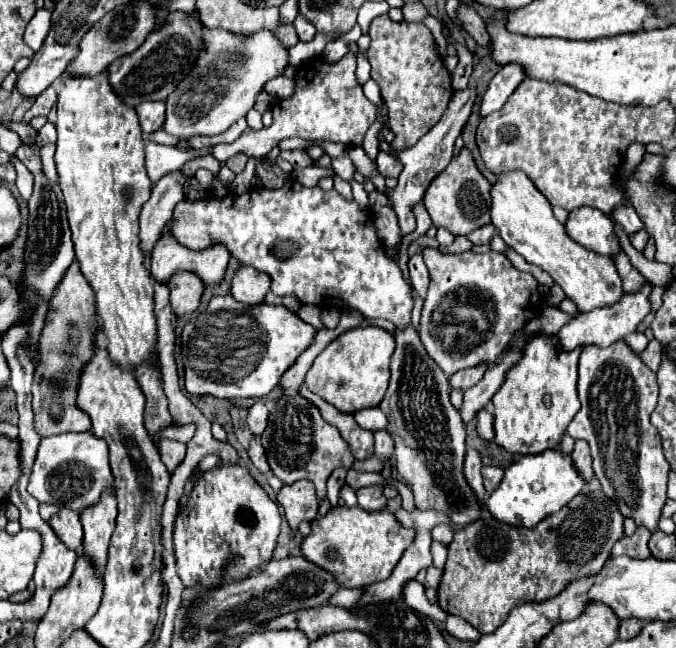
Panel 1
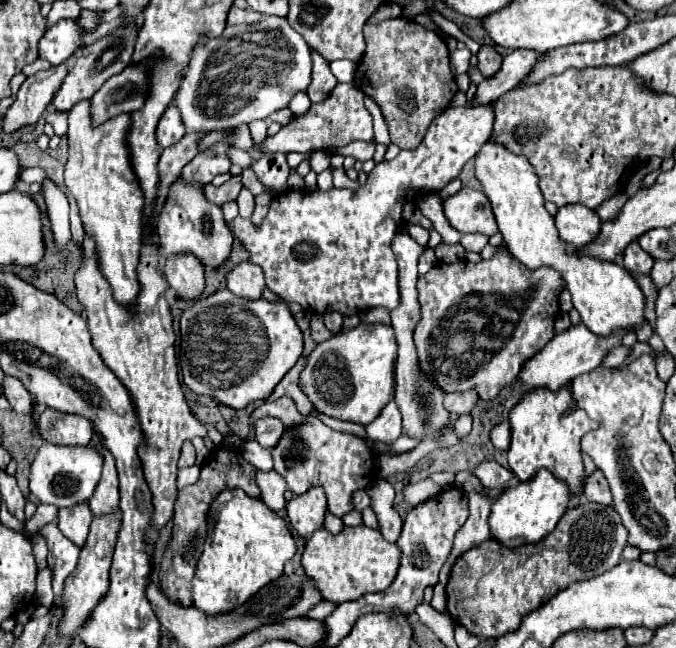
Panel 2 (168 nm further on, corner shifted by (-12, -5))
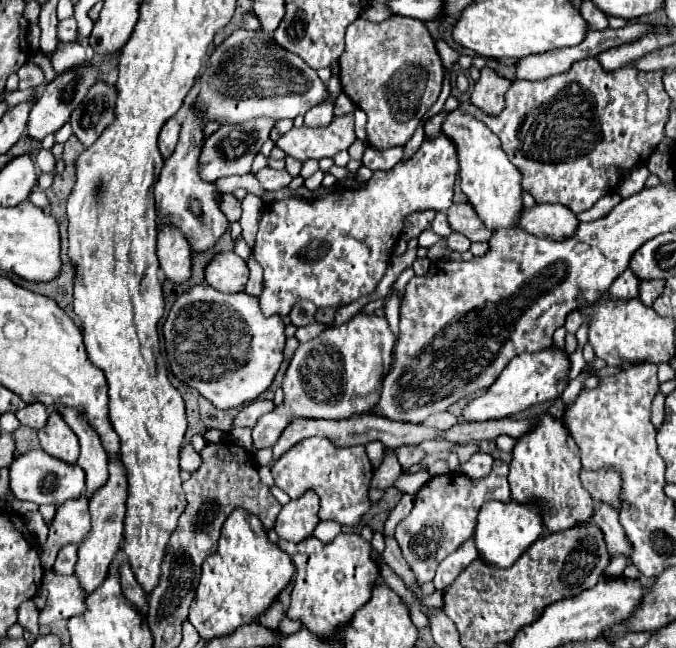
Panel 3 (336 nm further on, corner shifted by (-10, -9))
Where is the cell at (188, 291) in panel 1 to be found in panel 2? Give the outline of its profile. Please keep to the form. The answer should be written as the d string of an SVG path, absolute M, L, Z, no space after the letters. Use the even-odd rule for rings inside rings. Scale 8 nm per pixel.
M176 254L176 258L166 258L164 274L166 274L170 288L174 288L176 294L184 300L194 300L204 290L204 266L194 254Z

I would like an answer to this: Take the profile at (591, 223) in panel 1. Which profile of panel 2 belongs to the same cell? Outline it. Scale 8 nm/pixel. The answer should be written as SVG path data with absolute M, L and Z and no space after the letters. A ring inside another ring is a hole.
M562 206L554 216L560 238L570 246L586 246L600 232L600 218L586 206Z

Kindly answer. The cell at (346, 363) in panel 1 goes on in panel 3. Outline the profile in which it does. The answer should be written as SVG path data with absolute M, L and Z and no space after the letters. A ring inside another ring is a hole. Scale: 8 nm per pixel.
M356 314L342 326L326 328L318 338L304 342L292 356L284 376L284 406L258 418L252 428L254 446L272 448L286 424L296 416L344 420L350 416L368 414L380 400L382 380L388 372L388 354L394 348L394 334L386 318L376 314Z

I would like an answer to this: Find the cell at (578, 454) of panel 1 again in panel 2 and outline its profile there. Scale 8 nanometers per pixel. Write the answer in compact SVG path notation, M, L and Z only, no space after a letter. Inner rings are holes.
M596 470L592 476L586 478L584 482L584 496L596 504L604 504L604 506L612 506L612 494L608 488L608 480L604 478L604 474L600 470Z

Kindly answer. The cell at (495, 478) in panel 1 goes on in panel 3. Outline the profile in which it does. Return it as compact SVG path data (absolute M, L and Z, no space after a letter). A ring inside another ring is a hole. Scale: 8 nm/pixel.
M476 452L464 466L462 466L462 472L470 478L486 478L490 472L492 472L492 464L494 464L494 458L490 454L482 454L482 452Z

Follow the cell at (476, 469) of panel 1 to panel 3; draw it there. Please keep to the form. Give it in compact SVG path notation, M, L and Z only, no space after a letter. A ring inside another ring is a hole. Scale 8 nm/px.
M468 538L458 550L454 550L448 558L444 558L436 570L436 576L434 576L434 586L436 590L444 590L448 588L456 576L474 560L478 558L478 550L474 546L474 538Z

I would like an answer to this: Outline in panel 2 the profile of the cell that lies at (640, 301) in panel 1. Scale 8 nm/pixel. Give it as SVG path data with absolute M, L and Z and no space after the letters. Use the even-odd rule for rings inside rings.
M584 324L580 326L570 326L566 332L556 334L538 354L534 354L528 362L524 362L524 368L520 368L518 380L528 386L528 388L548 388L552 392L562 390L564 386L568 386L576 376L586 374L594 368L600 366L602 358L606 356L606 352L612 346L618 346L624 334L612 334L608 338L600 338L596 334L592 334Z

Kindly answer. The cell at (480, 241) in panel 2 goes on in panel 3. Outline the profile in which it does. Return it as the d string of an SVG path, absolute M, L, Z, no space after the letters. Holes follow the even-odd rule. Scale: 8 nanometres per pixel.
M452 232L446 242L448 242L448 246L450 246L452 250L458 250L458 252L470 250L470 244L472 244L464 234L458 234L458 232Z

